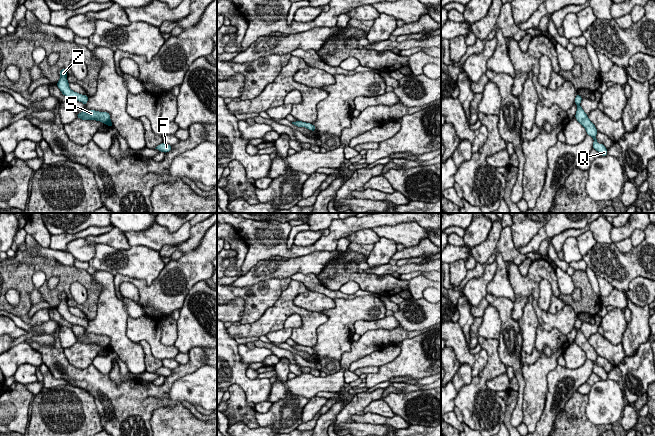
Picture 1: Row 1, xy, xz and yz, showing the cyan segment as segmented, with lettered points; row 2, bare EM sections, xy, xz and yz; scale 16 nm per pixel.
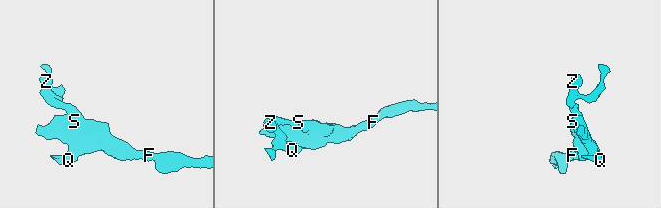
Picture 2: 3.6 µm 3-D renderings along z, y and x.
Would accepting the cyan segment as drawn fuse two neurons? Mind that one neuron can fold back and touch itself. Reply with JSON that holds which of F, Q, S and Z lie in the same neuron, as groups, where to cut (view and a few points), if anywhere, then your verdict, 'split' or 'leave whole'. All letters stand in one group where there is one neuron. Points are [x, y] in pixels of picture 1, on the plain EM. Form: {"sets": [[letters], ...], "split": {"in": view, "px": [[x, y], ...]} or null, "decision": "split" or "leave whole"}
{"sets": [["F", "Q", "S", "Z"]], "split": null, "decision": "leave whole"}

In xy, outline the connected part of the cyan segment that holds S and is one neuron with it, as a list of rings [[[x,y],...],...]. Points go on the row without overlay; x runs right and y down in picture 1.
[[[93,333],[89,335],[83,334],[81,337],[77,337],[77,342],[82,344],[96,344],[110,351],[113,351],[111,343],[110,343],[110,338],[108,336],[99,336]]]

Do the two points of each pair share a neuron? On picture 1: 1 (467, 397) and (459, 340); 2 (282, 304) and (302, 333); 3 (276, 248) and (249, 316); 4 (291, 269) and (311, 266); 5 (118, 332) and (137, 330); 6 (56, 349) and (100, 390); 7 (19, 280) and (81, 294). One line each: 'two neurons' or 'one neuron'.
1: two neurons
2: one neuron
3: two neurons
4: one neuron
5: two neurons
6: one neuron
7: two neurons

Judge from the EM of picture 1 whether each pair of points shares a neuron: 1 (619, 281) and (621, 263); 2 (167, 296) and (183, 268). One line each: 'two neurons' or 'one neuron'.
1: one neuron
2: one neuron

